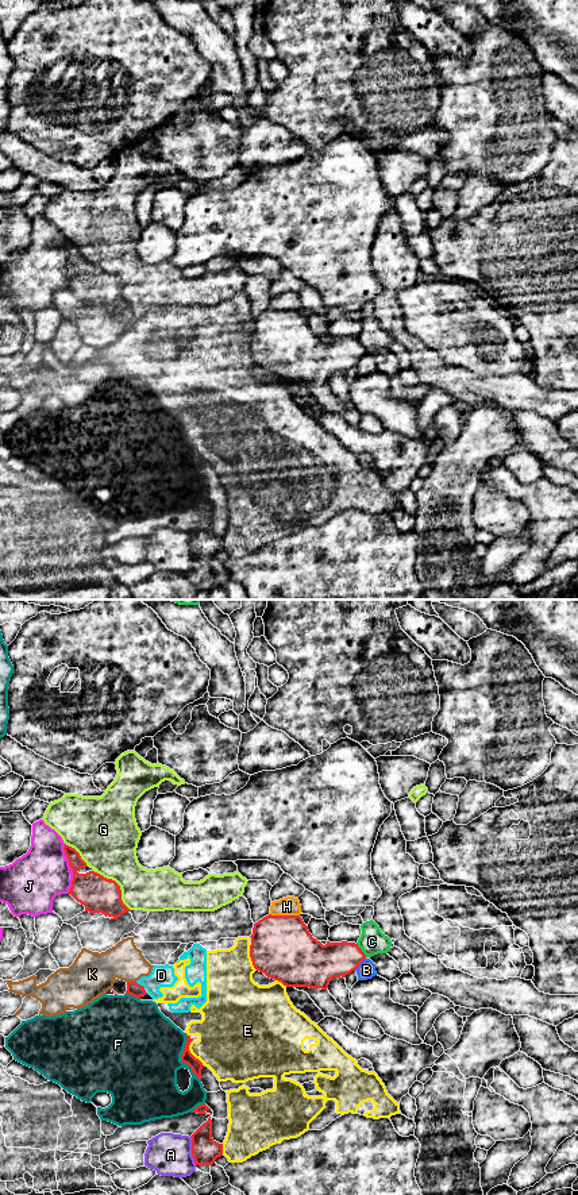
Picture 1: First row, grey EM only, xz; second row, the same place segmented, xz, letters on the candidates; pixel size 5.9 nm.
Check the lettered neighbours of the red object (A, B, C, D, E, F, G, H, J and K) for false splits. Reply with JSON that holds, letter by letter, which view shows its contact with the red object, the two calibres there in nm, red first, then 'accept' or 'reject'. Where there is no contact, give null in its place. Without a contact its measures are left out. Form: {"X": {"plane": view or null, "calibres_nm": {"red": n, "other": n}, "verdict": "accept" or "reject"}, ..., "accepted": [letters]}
{"A": {"plane": "xz", "calibres_nm": {"red": 160, "other": 260}, "verdict": "reject"}, "B": {"plane": "xz", "calibres_nm": {"red": 240, "other": 110}, "verdict": "reject"}, "C": {"plane": "xz", "calibres_nm": {"red": 220, "other": 160}, "verdict": "reject"}, "D": {"plane": "xz", "calibres_nm": {"red": 80, "other": 130}, "verdict": "reject"}, "E": {"plane": "xz", "calibres_nm": {"red": 380, "other": 300}, "verdict": "reject"}, "F": {"plane": "xz", "calibres_nm": {"red": 70, "other": 480}, "verdict": "reject"}, "G": {"plane": "xz", "calibres_nm": {"red": 220, "other": 340}, "verdict": "reject"}, "H": {"plane": "xz", "calibres_nm": {"red": 380, "other": 110}, "verdict": "reject"}, "J": {"plane": "xz", "calibres_nm": {"red": 220, "other": 320}, "verdict": "reject"}, "K": {"plane": "xz", "calibres_nm": {"red": 80, "other": 260}, "verdict": "reject"}, "accepted": []}

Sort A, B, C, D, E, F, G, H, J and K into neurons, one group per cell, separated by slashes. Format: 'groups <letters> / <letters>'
groups A / B C / D E K / F / G / H / J

